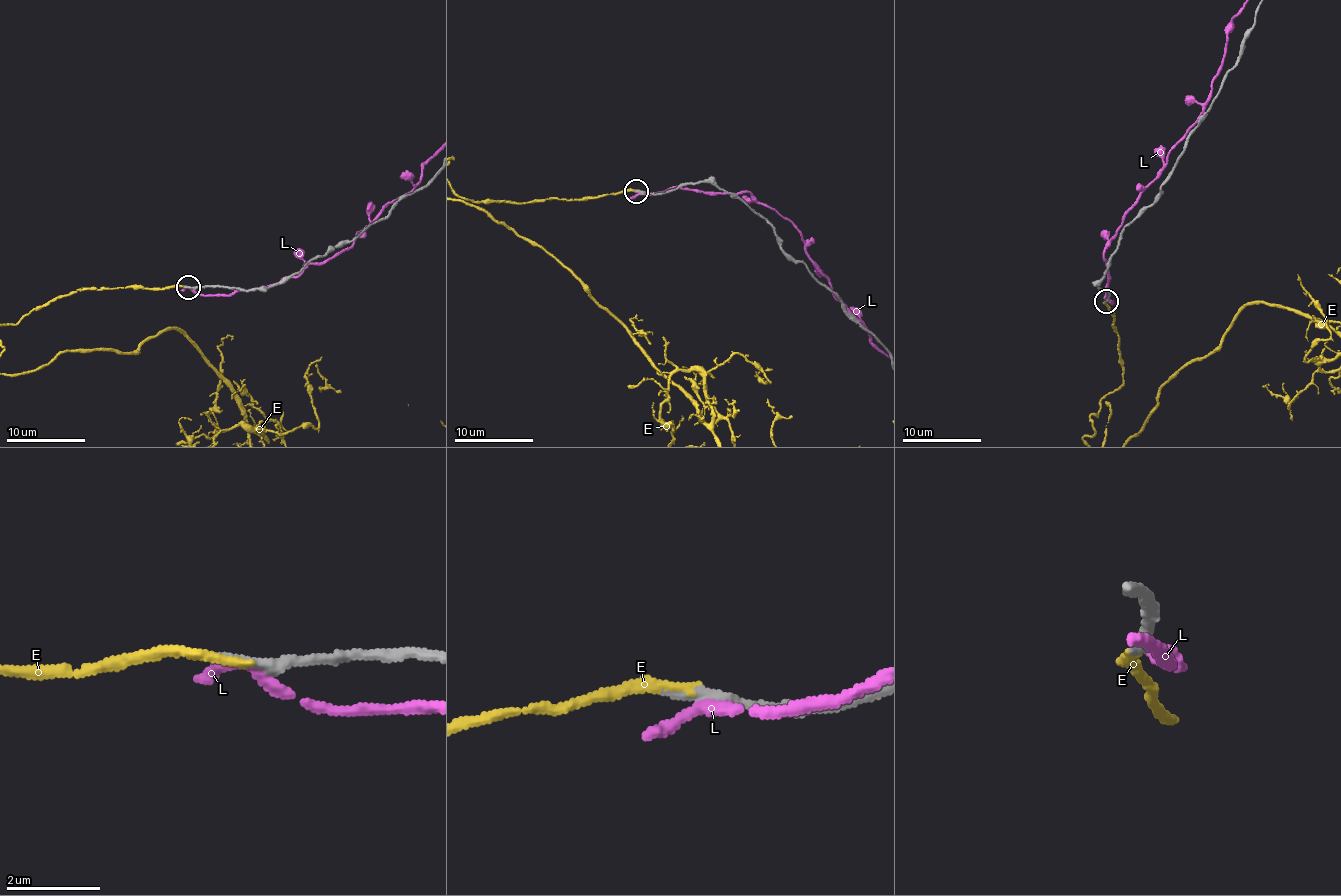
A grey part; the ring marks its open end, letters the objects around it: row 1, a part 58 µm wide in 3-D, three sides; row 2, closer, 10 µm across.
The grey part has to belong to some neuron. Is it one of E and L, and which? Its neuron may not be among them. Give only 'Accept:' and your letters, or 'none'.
Accept: E

